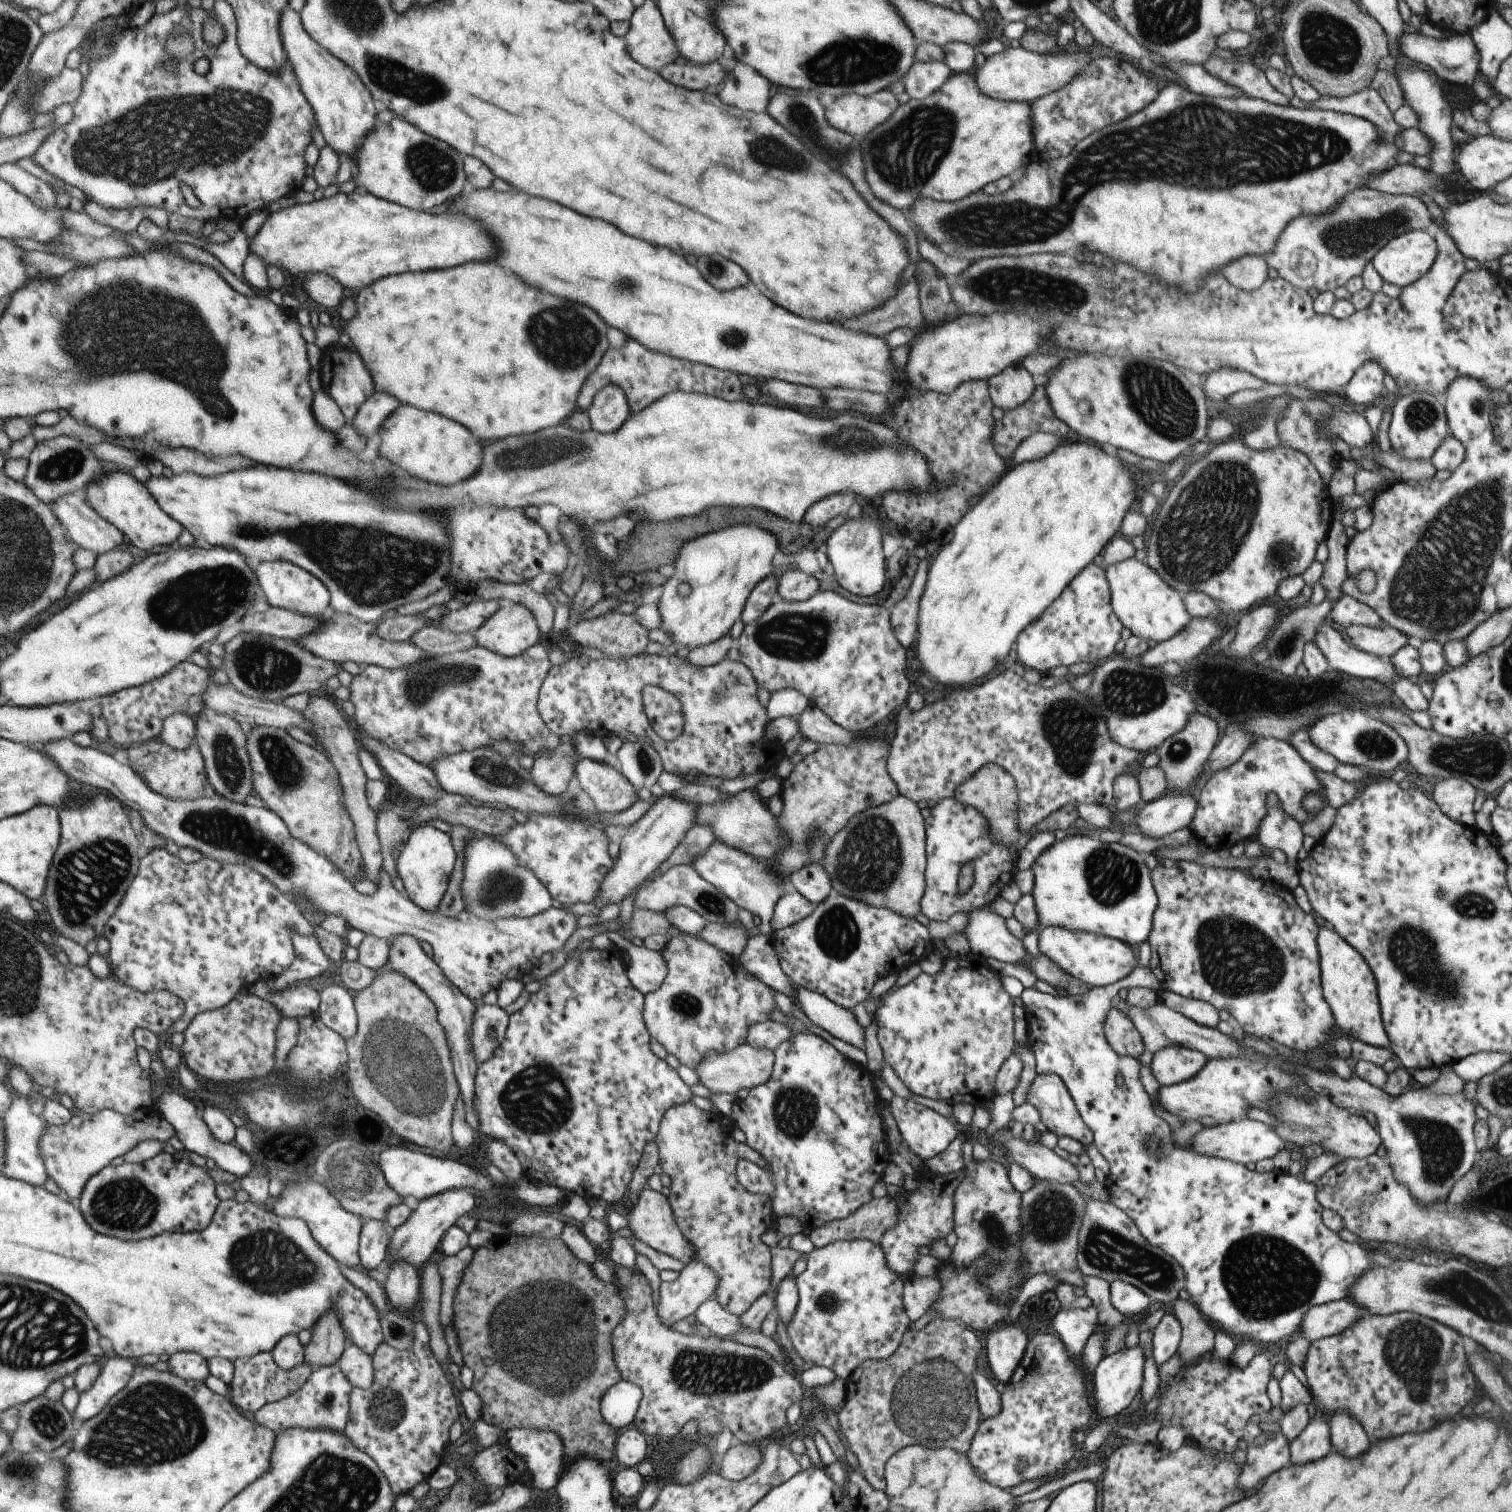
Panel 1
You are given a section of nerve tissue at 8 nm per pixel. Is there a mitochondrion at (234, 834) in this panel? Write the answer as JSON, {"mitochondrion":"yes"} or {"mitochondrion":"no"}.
{"mitochondrion":"yes"}

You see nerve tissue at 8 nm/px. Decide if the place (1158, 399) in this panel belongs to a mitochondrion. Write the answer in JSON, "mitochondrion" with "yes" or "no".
{"mitochondrion":"yes"}

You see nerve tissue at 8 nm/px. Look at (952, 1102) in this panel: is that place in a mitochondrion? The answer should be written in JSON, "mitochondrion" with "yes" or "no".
{"mitochondrion":"no"}

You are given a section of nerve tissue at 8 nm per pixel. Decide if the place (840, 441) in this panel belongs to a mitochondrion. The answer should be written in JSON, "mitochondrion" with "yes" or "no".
{"mitochondrion":"yes"}

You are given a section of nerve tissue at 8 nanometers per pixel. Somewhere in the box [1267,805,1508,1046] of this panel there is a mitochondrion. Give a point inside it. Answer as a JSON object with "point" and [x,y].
{"point":[1414,953]}

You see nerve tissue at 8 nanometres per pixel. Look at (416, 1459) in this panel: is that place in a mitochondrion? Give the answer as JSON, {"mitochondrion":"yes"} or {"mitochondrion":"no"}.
{"mitochondrion":"no"}

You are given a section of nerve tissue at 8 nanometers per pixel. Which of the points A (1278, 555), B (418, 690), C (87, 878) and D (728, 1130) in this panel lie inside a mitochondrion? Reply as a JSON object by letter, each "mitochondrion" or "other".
{"A":"other","B":"mitochondrion","C":"mitochondrion","D":"other"}

